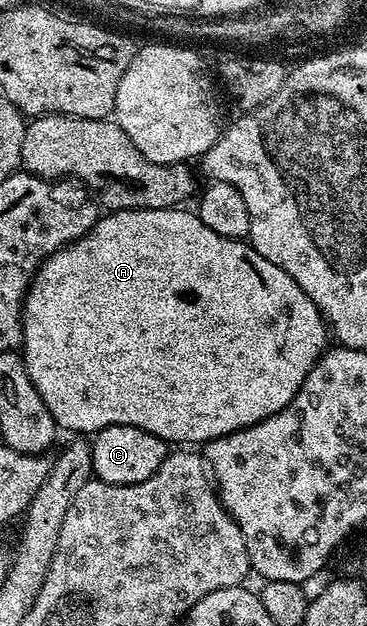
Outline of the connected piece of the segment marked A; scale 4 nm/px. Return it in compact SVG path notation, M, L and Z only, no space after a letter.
M175 208L173 210L116 210L99 217L98 223L82 238L69 242L67 246L57 250L55 254L50 255L39 266L38 273L34 275L34 281L31 282L30 289L26 292L26 298L22 301L22 345L20 353L24 364L28 368L28 376L32 376L32 384L36 384L36 392L40 392L40 400L44 400L48 412L52 412L52 420L59 431L71 430L71 435L74 436L93 436L99 430L109 426L135 426L144 432L152 432L157 438L163 438L168 444L174 444L174 442L205 444L216 440L220 436L228 436L232 432L248 428L252 424L280 412L287 406L296 396L296 392L300 392L304 380L312 372L312 368L317 364L319 358L326 353L328 349L326 334L328 338L326 319L316 308L316 304L312 304L312 300L308 300L304 288L300 288L300 284L296 284L296 280L292 280L292 276L288 276L288 272L284 272L284 268L276 268L276 264L272 264L272 260L264 260L264 256L260 256L260 252L256 252L249 241L220 236L220 232L212 232L212 228L208 228L208 224L204 224L204 220L200 220L197 213L190 211L189 214L186 208Z

